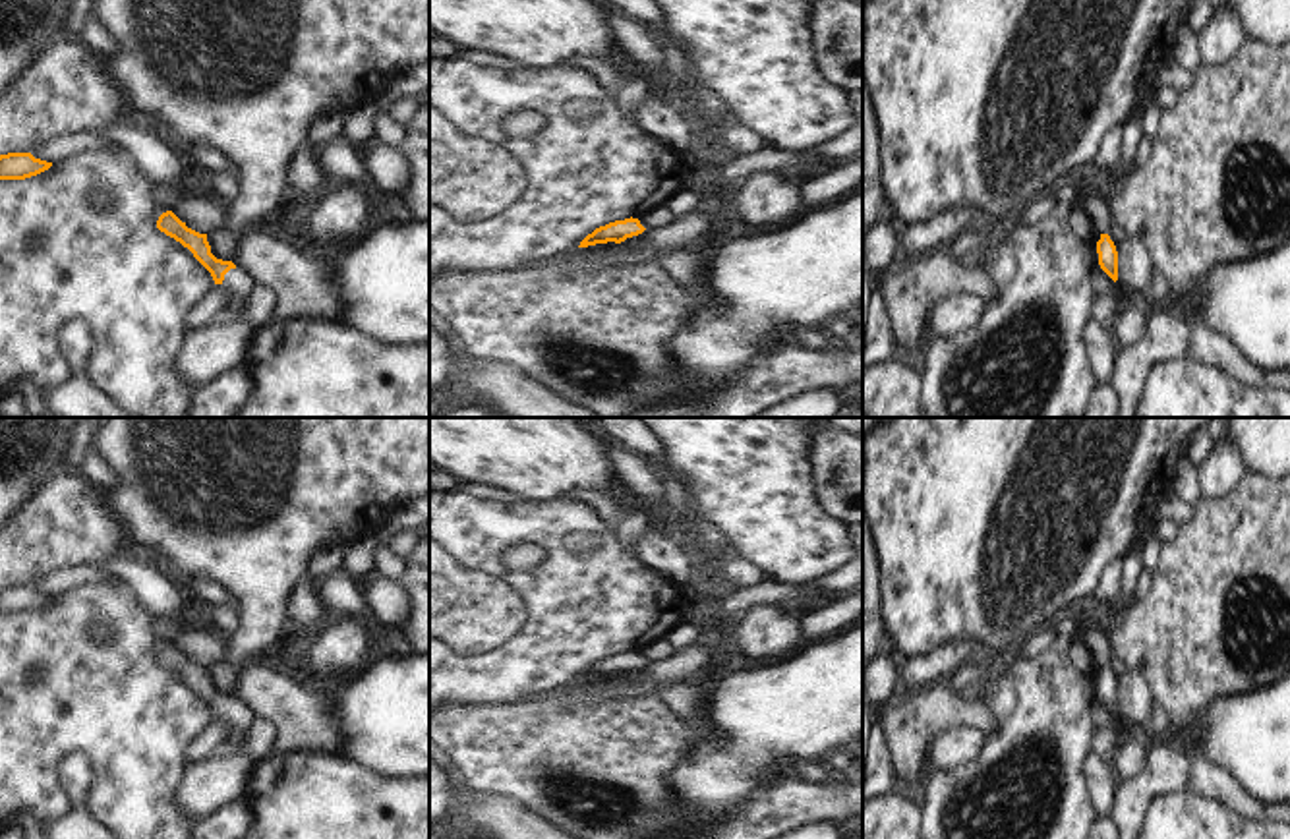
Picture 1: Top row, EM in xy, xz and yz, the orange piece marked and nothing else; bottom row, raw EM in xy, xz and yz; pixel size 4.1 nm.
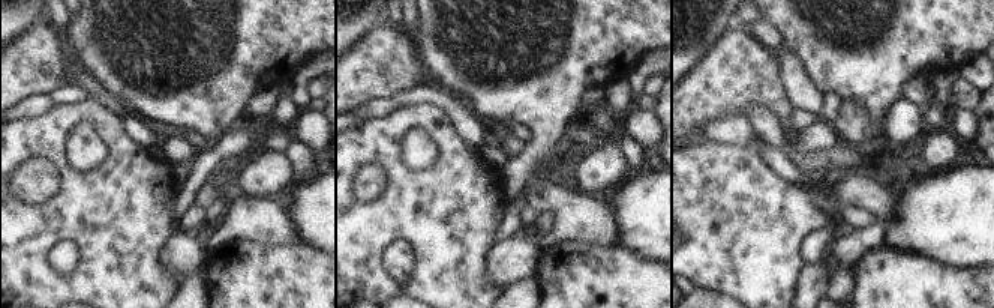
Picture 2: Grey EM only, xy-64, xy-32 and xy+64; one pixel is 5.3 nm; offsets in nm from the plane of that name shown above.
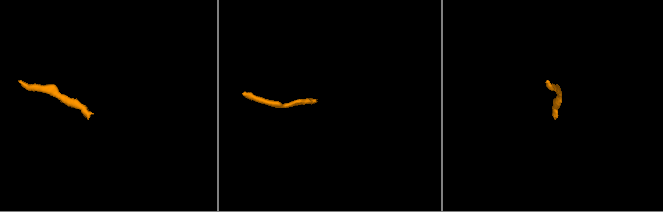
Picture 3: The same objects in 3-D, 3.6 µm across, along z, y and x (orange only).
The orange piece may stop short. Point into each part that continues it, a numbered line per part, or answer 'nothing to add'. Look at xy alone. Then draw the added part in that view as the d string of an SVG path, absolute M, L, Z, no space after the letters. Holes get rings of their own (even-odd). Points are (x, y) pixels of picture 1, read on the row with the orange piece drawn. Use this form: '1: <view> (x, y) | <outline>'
1: xy (236, 281) | M230 269L224 275L222 286L232 294L232 296L249 296L251 288L255 282L242 271L242 269Z

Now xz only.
nothing to add

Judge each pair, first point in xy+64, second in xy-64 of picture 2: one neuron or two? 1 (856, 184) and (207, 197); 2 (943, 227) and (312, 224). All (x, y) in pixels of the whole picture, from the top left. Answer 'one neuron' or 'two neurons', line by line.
1: one neuron
2: one neuron

